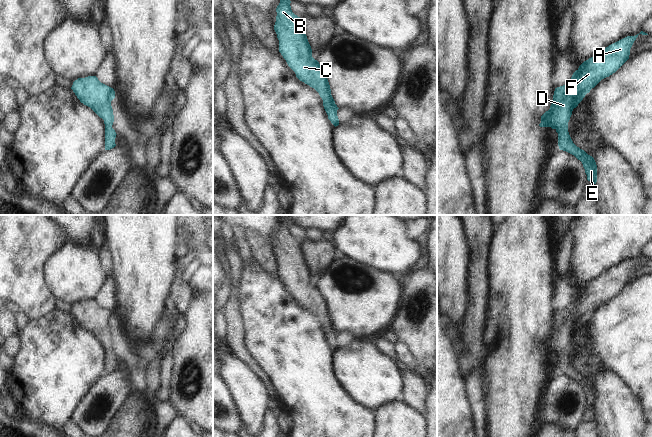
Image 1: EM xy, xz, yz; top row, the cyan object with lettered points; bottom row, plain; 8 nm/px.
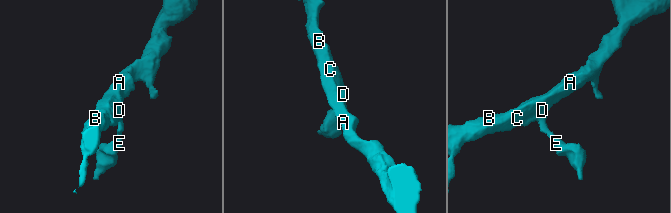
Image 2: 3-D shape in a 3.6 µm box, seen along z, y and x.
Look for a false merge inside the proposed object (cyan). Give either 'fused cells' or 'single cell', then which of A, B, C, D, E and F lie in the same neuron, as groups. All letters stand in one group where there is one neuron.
single cell; A B C D E F

